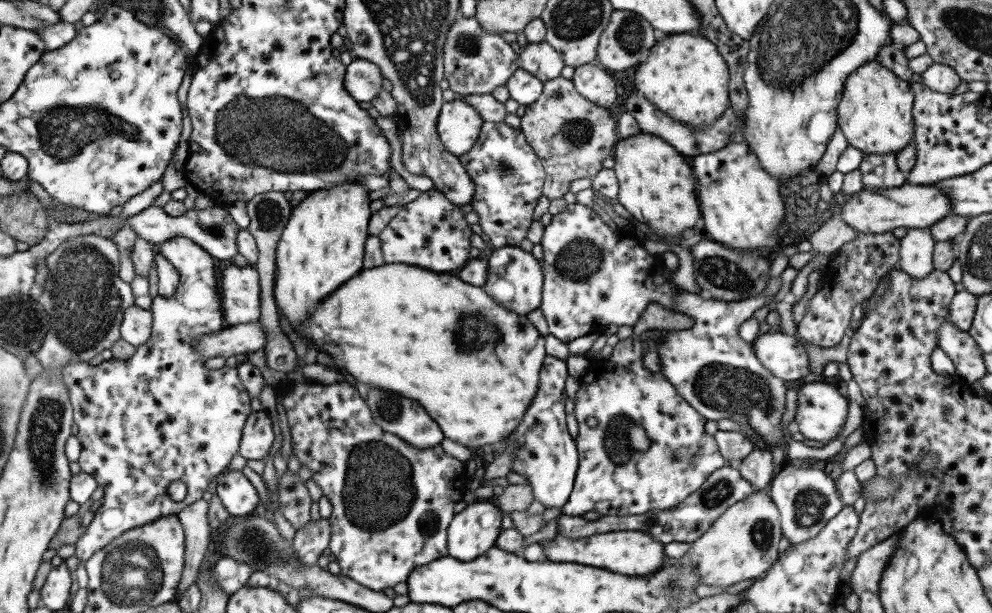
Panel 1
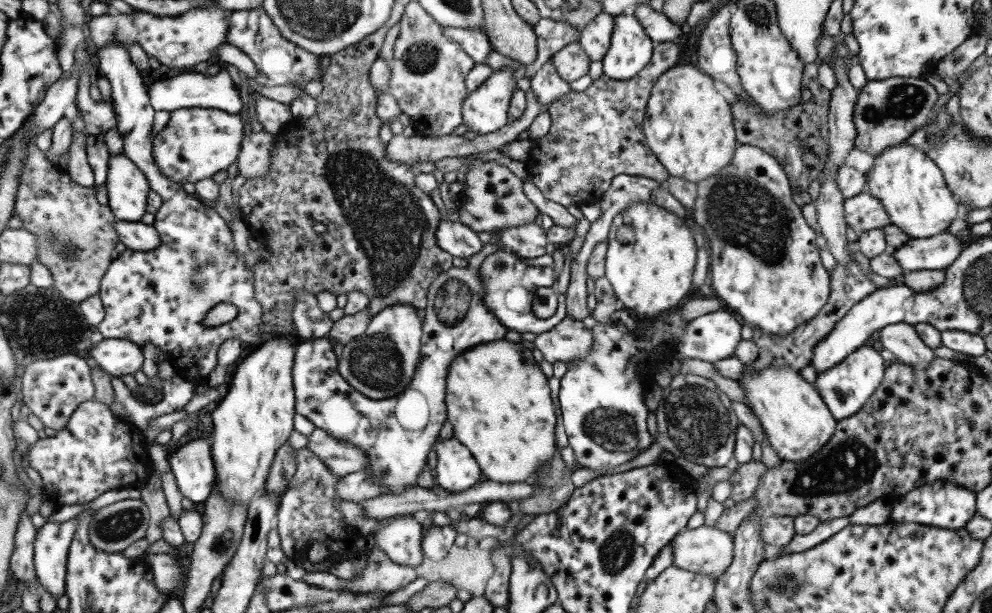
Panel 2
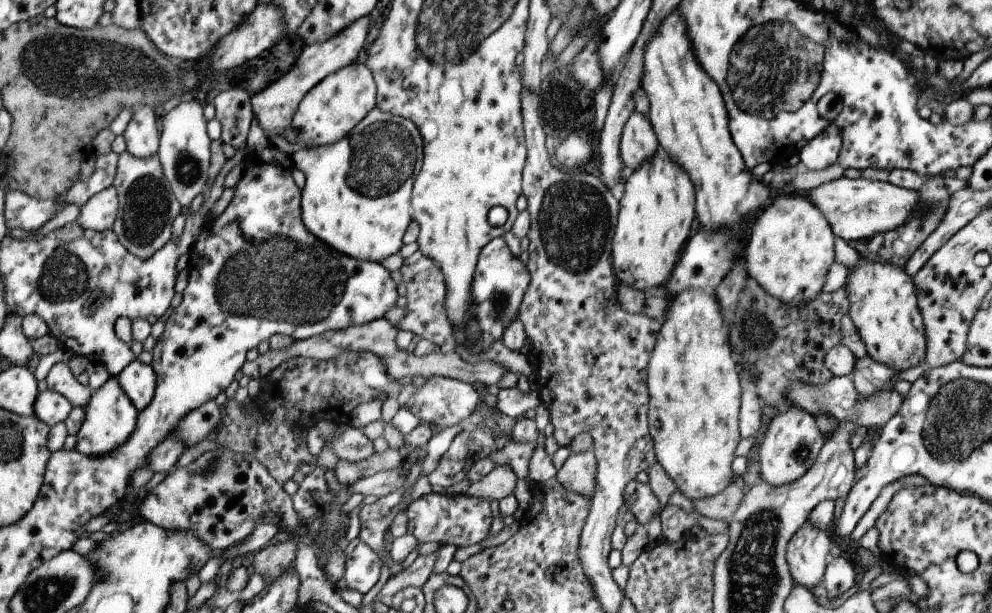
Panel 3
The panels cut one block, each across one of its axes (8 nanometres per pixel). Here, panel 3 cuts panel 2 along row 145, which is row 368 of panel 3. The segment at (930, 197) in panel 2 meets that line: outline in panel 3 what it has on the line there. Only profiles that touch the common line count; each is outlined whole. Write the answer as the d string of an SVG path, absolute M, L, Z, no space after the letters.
M861 255L855 270L846 276L843 287L848 300L846 314L856 328L867 357L877 364L893 368L896 373L924 366L924 326L917 310L915 288L902 268L885 262L867 262Z

